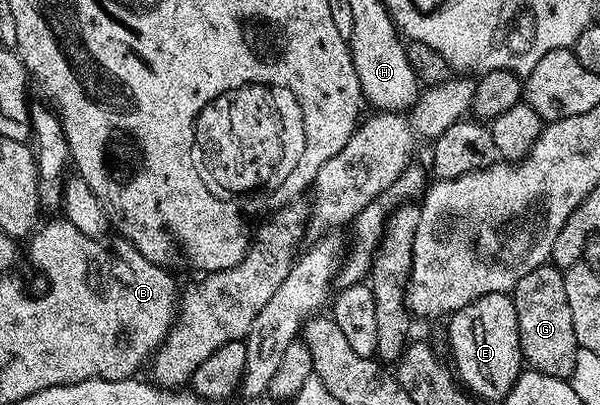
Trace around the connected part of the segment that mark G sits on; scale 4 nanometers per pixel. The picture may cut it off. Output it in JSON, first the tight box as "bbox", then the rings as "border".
{"bbox":[510,264,577,379],"border":[[[545,264],[526,272],[522,280],[510,292],[514,312],[518,316],[520,350],[529,367],[546,376],[571,379],[574,372],[577,344],[574,336],[574,320],[570,316],[570,300],[566,300],[564,270]]]}

